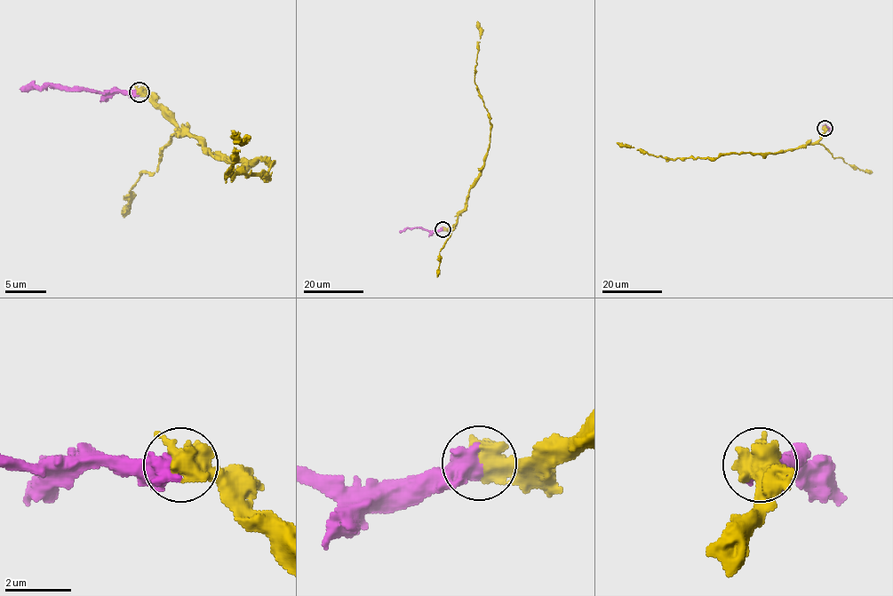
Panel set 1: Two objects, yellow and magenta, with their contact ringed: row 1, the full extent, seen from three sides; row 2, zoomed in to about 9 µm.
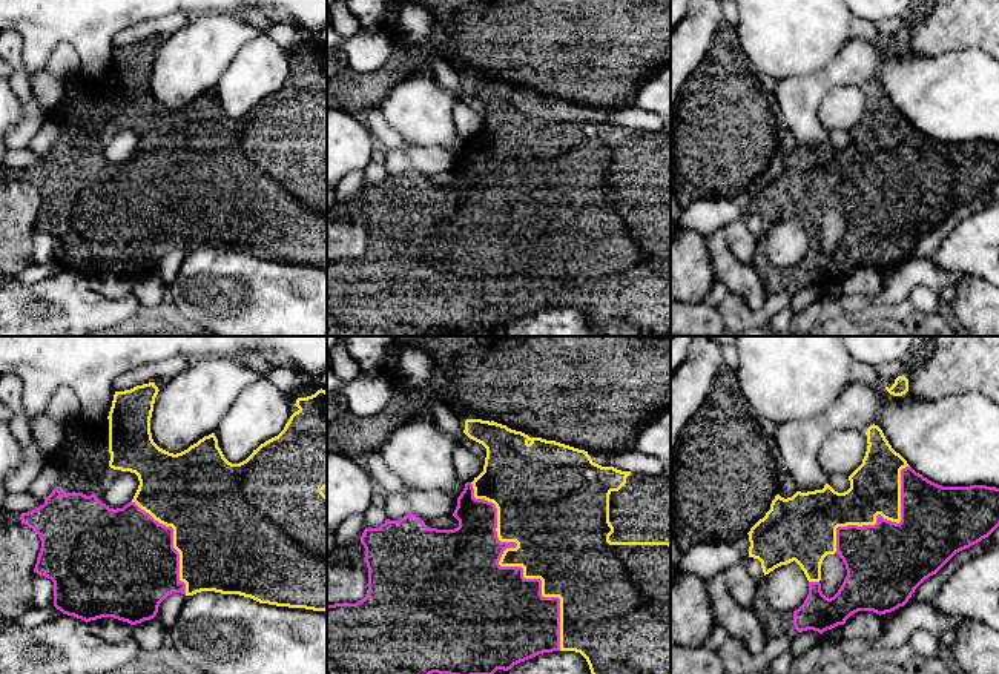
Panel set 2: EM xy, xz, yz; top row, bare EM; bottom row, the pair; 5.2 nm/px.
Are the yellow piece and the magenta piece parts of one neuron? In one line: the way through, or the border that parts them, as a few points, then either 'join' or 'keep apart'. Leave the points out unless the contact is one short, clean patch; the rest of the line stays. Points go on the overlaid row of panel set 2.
join

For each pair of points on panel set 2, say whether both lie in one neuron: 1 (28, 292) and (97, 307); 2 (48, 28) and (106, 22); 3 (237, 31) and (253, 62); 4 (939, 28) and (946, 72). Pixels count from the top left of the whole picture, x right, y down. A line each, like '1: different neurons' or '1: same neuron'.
1: same neuron
2: same neuron
3: different neurons
4: different neurons

